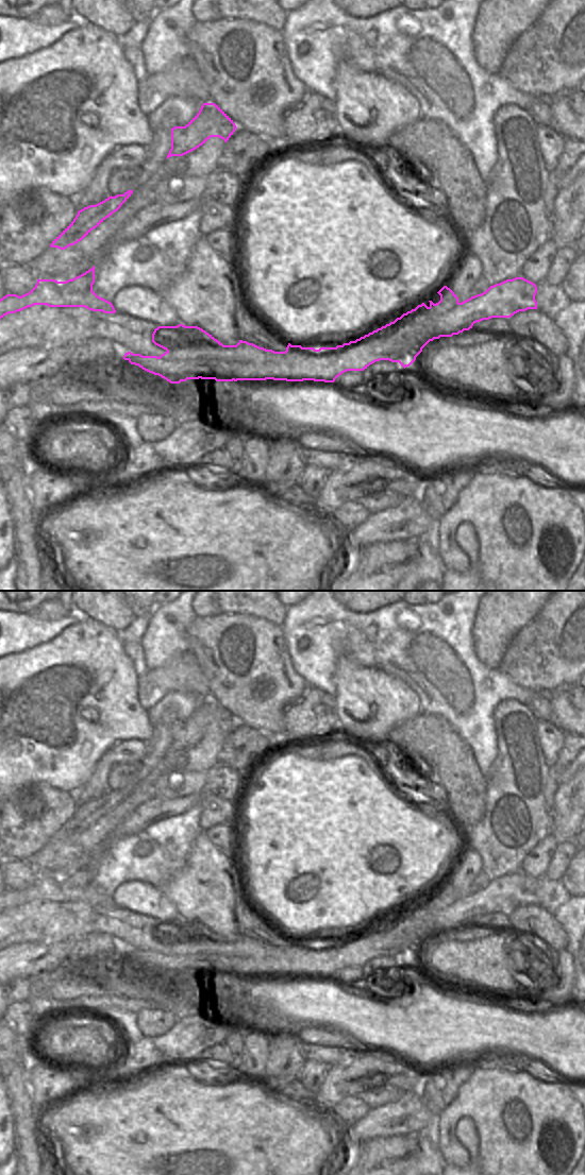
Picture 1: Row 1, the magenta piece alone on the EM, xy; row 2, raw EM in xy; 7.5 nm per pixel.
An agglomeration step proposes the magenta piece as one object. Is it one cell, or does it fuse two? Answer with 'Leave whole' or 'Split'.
Split

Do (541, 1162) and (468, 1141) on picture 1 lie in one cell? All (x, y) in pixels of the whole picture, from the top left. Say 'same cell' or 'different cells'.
different cells

